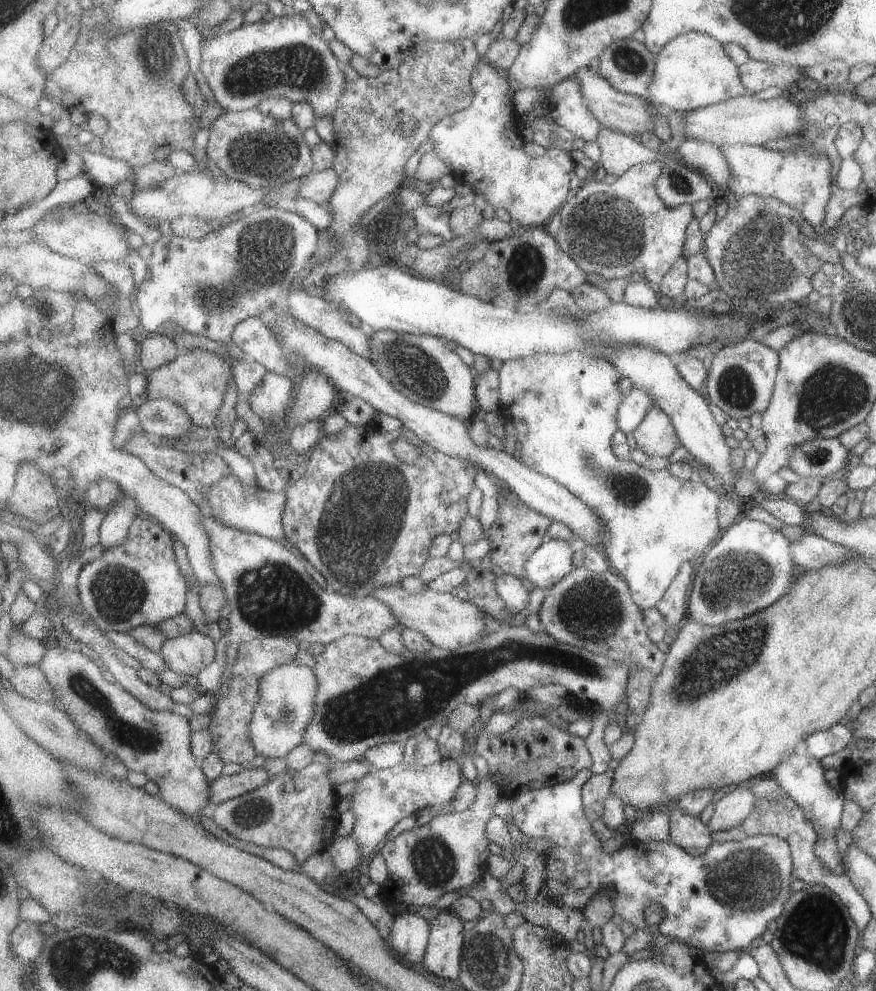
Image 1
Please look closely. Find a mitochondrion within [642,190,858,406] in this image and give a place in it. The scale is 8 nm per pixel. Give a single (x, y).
(759, 257)

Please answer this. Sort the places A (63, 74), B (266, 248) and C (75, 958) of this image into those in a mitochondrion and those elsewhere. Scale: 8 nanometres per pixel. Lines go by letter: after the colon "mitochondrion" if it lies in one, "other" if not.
A: other
B: mitochondrion
C: mitochondrion

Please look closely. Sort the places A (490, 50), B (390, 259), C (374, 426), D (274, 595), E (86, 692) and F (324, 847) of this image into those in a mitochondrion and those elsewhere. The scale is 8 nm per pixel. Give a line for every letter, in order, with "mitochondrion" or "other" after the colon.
A: other
B: other
C: other
D: mitochondrion
E: mitochondrion
F: other

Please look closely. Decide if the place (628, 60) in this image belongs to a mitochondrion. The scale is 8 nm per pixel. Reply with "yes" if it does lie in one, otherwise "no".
yes

